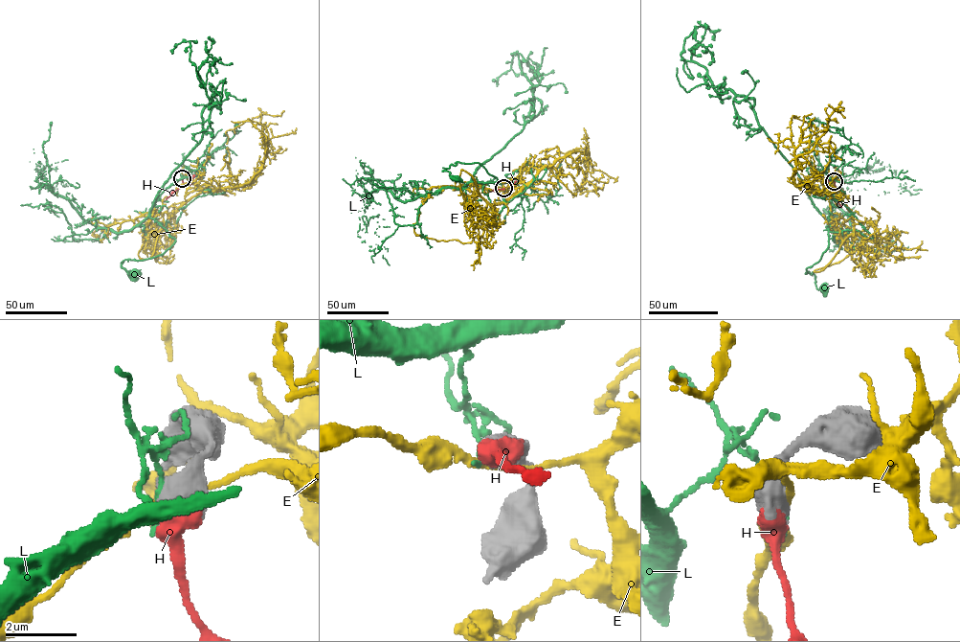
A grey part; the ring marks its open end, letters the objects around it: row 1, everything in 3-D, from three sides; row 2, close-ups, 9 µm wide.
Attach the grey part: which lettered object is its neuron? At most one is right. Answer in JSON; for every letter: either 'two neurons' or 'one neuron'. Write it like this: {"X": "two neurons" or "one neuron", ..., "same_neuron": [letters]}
{"E": "two neurons", "H": "one neuron", "L": "two neurons", "same_neuron": ["H"]}

